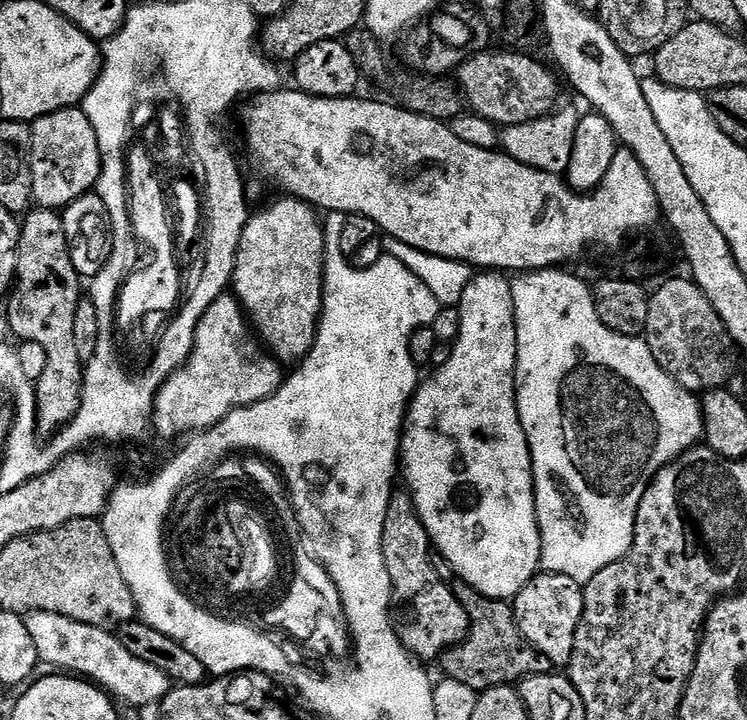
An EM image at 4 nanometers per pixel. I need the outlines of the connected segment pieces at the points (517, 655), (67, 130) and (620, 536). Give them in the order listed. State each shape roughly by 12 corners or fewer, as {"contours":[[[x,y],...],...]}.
{"contours":[[[459,578],[468,633],[438,657],[479,694],[553,671],[509,601]],[[73,106],[31,121],[32,199],[63,210],[100,178]],[[568,270],[512,280],[540,567],[634,542],[702,404]]]}

